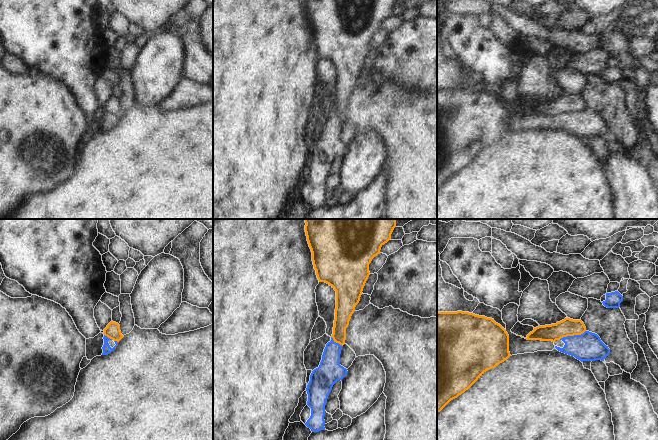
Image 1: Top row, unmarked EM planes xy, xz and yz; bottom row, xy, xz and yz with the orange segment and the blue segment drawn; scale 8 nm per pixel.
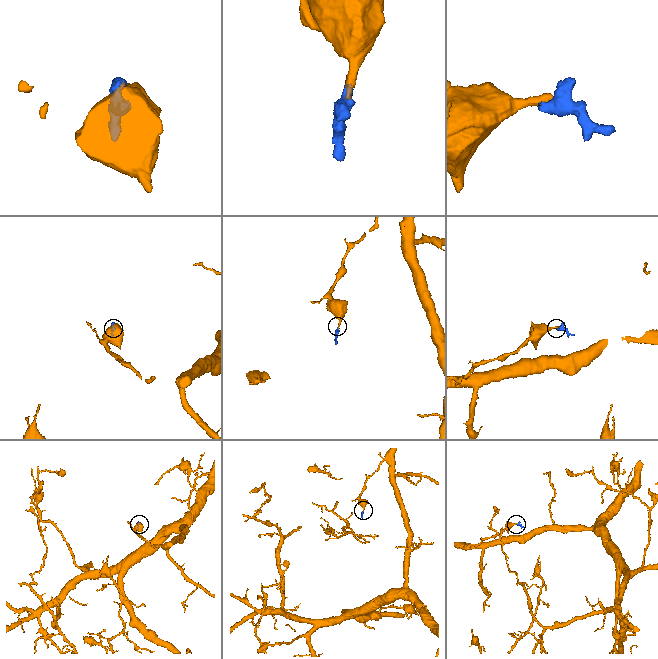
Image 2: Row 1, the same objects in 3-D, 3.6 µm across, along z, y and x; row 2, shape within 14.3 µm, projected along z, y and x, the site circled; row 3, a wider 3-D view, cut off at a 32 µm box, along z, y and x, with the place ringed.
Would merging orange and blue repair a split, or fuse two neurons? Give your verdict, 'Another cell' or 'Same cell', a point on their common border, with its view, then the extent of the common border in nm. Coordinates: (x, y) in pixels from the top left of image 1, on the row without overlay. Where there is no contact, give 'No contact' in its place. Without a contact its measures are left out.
Another cell. Touches orange at yz (572, 111). Shared border 220 nm.

